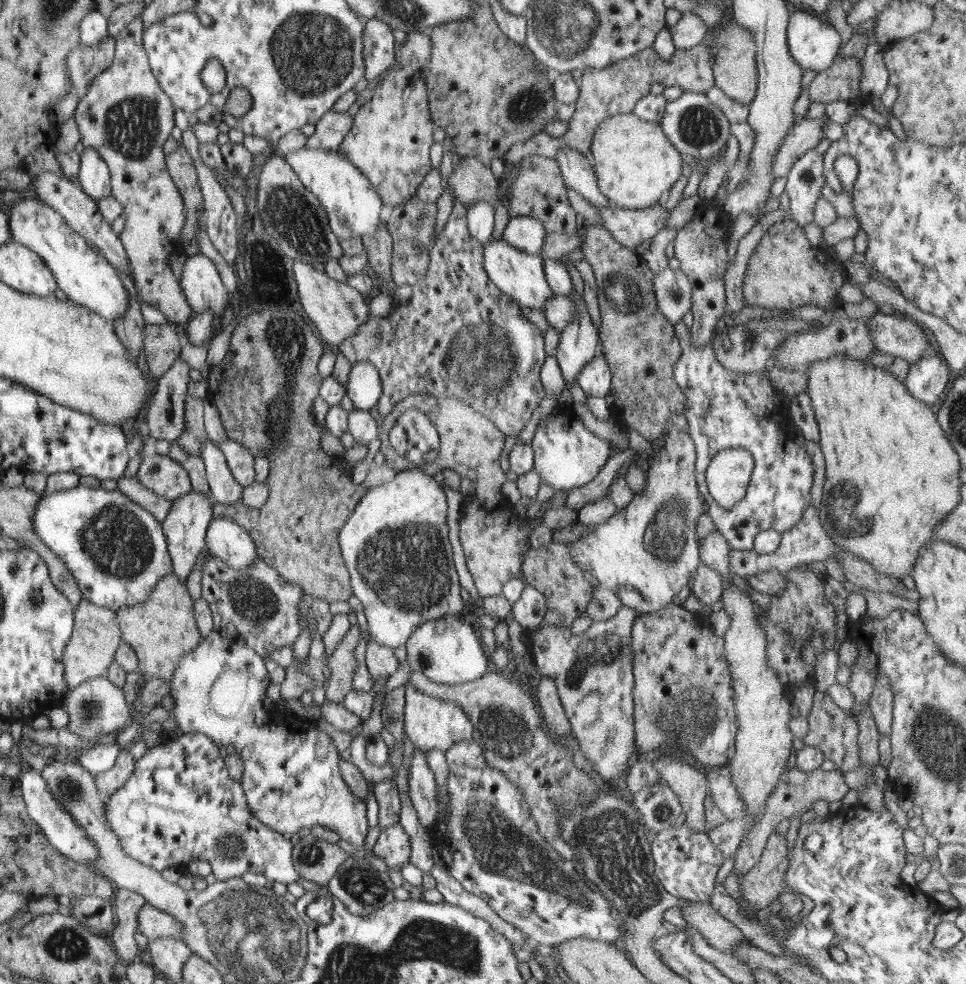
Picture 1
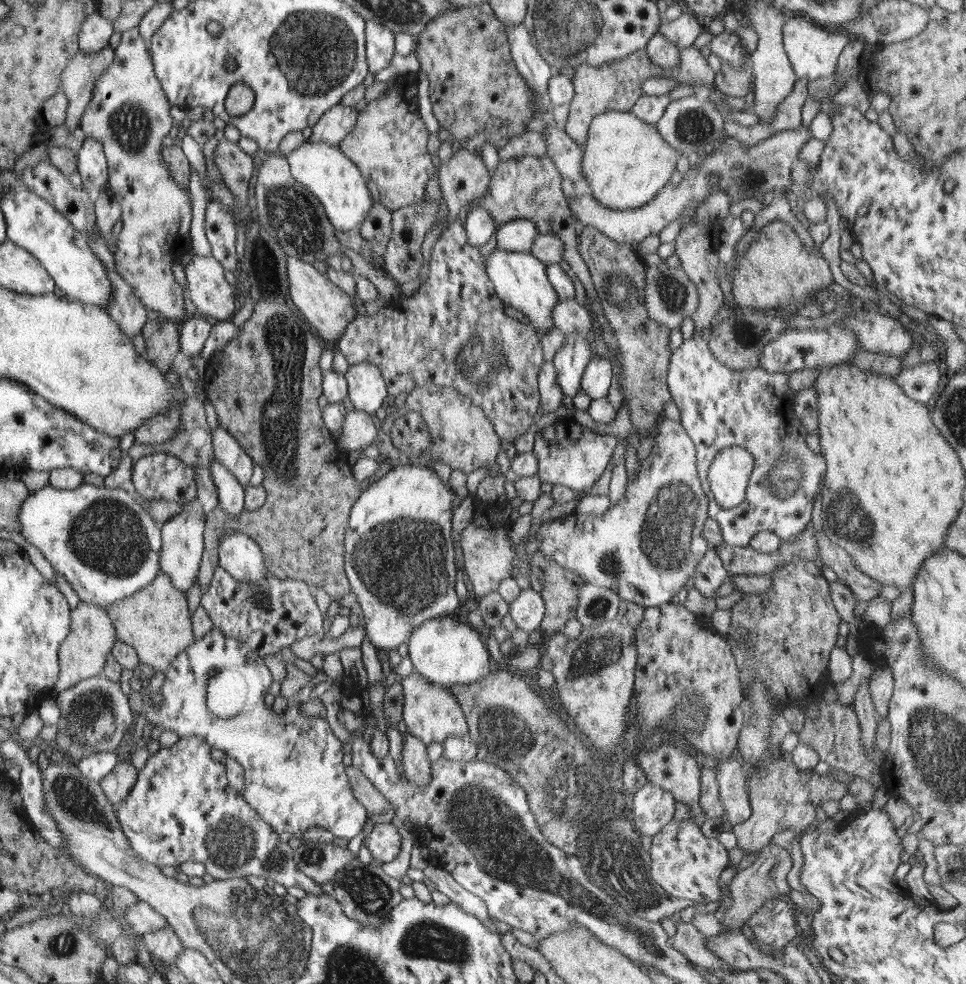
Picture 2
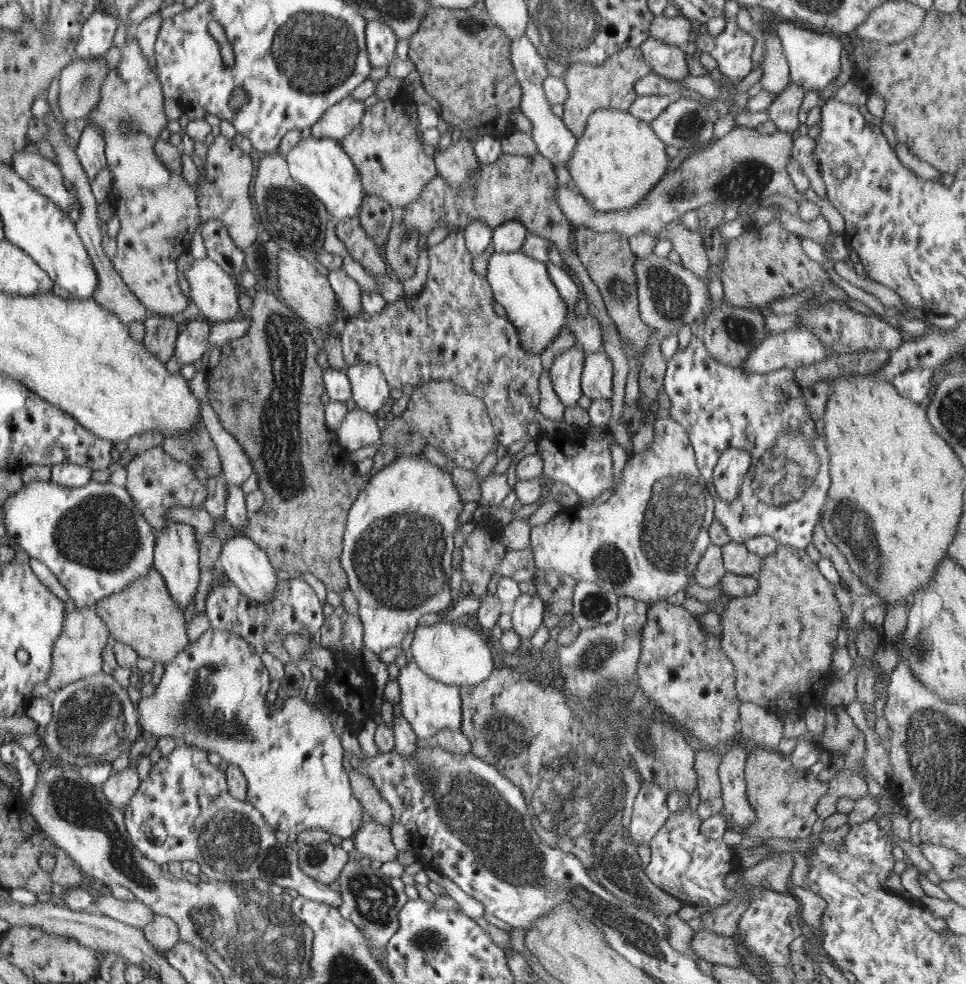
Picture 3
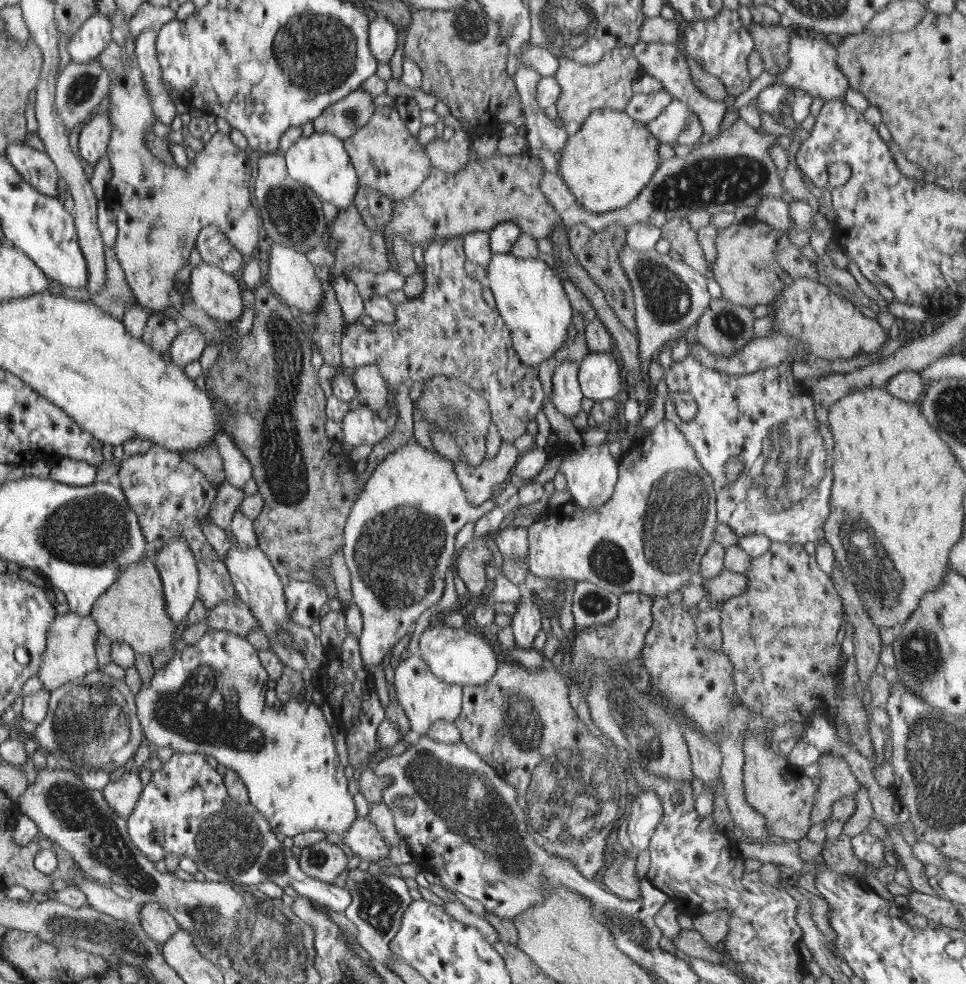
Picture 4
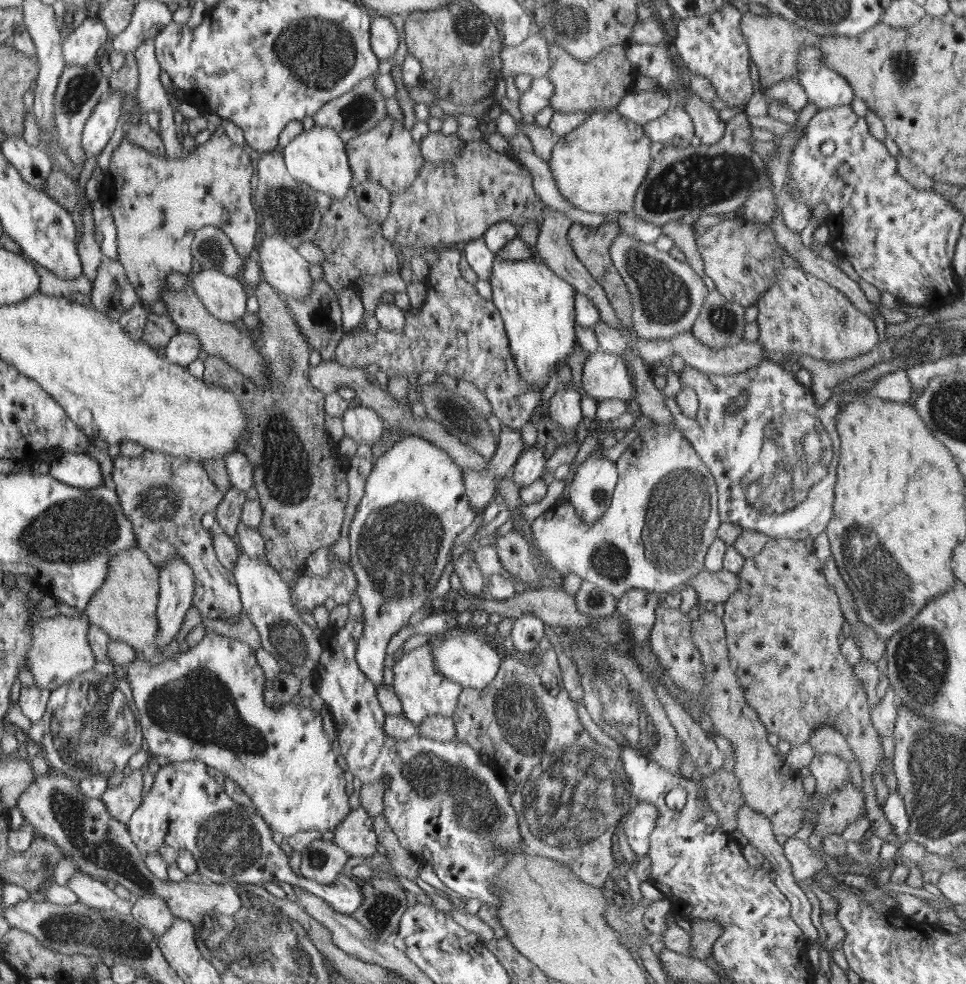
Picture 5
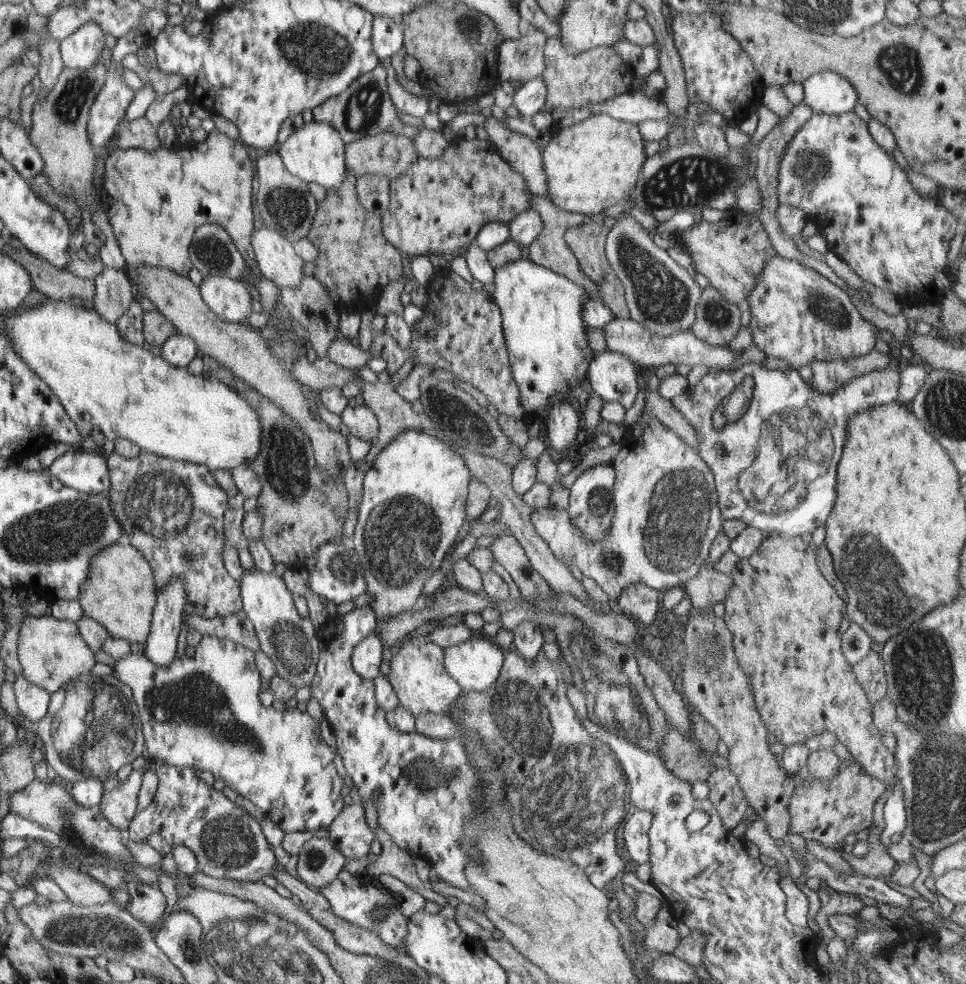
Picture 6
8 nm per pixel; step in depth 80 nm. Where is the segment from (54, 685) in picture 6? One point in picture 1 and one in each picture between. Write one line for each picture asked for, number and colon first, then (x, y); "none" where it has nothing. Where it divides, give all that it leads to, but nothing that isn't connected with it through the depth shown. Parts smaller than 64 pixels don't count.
1: (91, 650)
2: (82, 655)
3: (78, 653)
4: (71, 652)
5: (60, 651)

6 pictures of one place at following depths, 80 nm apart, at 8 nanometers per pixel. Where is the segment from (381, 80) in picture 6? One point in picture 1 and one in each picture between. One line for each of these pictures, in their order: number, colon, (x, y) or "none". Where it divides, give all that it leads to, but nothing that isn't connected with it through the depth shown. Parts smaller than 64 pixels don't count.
1: (330, 131)
2: (338, 123)
3: (341, 120)
4: (346, 117)
5: (362, 109)

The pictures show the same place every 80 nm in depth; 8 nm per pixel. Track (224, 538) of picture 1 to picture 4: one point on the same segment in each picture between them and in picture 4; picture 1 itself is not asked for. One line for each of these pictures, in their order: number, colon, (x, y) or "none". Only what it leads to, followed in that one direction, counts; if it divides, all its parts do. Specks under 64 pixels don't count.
2: (242, 556)
3: (248, 566)
4: (252, 572)

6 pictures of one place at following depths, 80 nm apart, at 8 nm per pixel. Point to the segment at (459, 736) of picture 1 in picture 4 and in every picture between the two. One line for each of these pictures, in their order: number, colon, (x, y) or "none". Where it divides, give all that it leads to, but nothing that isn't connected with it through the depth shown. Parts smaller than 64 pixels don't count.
2: (431, 713)
3: (428, 705)
4: (425, 698)

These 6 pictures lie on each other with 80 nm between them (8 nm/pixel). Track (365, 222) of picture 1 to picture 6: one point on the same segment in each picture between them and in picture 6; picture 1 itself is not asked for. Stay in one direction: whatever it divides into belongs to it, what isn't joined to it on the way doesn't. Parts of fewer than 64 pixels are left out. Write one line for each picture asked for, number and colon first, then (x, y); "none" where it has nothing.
2: (325, 170)
3: (322, 165)
4: (320, 161)
5: (318, 157)
6: (316, 152)

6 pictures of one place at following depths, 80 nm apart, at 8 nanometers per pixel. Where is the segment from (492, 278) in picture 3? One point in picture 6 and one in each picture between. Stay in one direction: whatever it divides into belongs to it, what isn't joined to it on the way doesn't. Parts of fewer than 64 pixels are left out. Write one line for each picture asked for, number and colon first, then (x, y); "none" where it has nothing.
4: (531, 299)
5: (537, 307)
6: (545, 336)

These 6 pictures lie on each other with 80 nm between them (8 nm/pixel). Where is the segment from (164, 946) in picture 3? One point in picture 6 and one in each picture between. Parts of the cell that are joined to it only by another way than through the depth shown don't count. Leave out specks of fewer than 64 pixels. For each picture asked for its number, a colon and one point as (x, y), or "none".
4: (159, 925)
5: (151, 911)
6: (147, 903)

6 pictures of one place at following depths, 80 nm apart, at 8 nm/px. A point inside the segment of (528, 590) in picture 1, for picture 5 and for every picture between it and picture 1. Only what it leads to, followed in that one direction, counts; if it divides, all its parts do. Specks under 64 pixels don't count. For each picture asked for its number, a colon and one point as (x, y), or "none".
2: (528, 610)
3: (527, 616)
4: (526, 623)
5: (528, 630)

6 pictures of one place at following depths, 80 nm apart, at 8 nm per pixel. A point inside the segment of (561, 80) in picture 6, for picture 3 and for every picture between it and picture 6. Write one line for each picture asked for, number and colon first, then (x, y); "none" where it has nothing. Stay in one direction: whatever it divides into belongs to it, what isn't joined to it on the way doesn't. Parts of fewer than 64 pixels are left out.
3: (611, 86)
4: (607, 84)
5: (600, 83)

